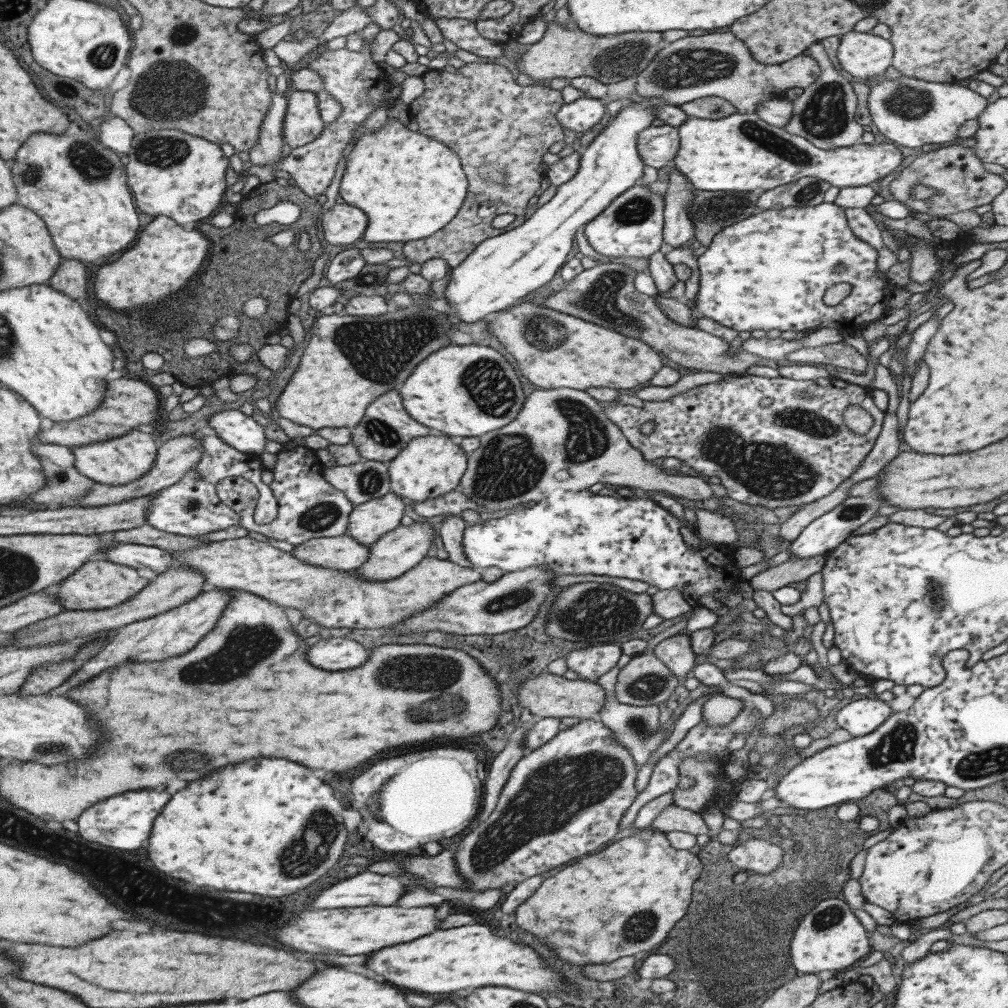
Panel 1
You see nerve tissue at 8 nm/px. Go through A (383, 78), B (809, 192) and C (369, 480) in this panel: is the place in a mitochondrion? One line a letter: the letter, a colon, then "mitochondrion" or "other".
A: other
B: mitochondrion
C: mitochondrion

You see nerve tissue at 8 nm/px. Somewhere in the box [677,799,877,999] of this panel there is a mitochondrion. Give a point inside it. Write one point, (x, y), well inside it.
(830, 914)

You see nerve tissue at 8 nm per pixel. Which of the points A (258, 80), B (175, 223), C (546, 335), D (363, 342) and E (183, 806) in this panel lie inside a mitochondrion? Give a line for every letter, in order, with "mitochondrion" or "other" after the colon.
A: other
B: other
C: mitochondrion
D: mitochondrion
E: other

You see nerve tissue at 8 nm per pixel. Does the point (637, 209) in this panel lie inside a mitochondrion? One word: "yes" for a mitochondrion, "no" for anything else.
yes

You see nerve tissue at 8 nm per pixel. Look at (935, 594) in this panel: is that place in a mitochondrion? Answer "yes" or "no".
yes

